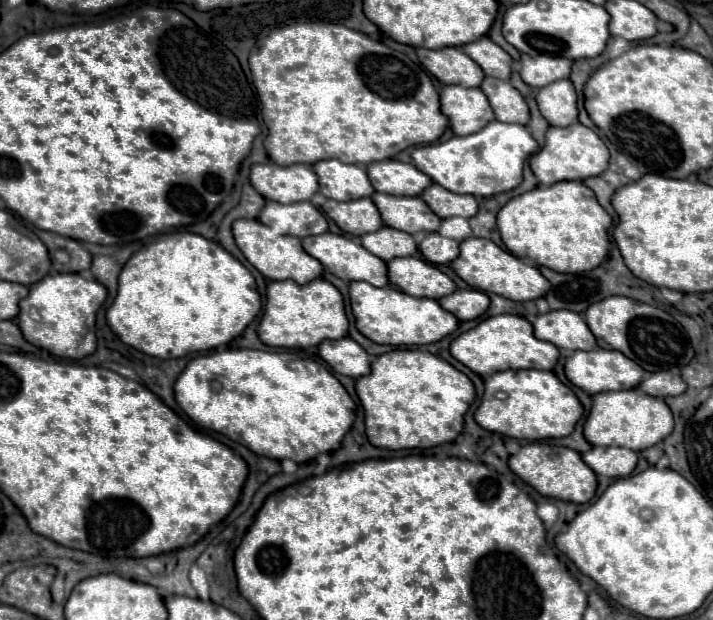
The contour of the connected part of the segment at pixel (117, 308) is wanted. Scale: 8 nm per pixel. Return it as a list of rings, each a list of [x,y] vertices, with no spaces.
[[[182,229],[146,239],[140,251],[126,261],[118,277],[118,295],[106,311],[106,321],[122,343],[158,359],[176,359],[232,341],[261,309],[262,301],[252,273],[218,243]]]

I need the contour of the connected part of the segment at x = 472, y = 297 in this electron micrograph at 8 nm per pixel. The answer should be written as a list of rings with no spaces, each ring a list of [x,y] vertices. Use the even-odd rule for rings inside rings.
[[[456,289],[452,295],[446,295],[438,299],[442,309],[450,311],[460,321],[472,321],[478,319],[490,305],[490,299],[486,293],[476,289]]]

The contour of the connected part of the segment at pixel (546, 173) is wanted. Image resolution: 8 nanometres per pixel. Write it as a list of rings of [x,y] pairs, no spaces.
[[[572,123],[568,127],[550,127],[546,131],[546,145],[530,157],[530,169],[540,181],[540,185],[554,185],[558,181],[584,181],[596,177],[608,167],[608,149],[604,141],[582,123]]]

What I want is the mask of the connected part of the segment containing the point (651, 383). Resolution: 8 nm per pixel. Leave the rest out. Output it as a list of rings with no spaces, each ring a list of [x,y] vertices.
[[[658,371],[648,375],[640,385],[640,391],[652,397],[668,397],[668,395],[682,395],[686,391],[686,383],[680,375],[670,371]]]

